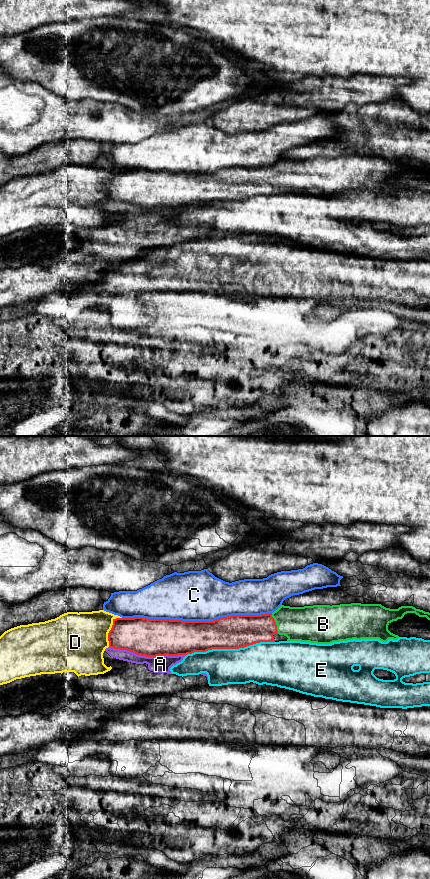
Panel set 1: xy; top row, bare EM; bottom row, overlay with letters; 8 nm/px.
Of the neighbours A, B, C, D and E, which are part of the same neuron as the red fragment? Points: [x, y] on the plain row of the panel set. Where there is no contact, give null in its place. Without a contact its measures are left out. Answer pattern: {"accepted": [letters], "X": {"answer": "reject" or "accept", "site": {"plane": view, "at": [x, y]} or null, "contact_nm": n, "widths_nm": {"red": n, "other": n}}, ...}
{"accepted": ["B"], "A": {"answer": "reject", "site": {"plane": "xy", "at": [147, 208]}, "contact_nm": 600, "widths_nm": {"red": 300, "other": 140}}, "B": {"answer": "accept", "site": {"plane": "xy", "at": [275, 175]}, "contact_nm": 180, "widths_nm": {"red": 260, "other": 280}}, "C": {"answer": "reject", "site": {"plane": "xy", "at": [196, 173]}, "contact_nm": 1200, "widths_nm": {"red": 280, "other": 400}}, "D": {"answer": "reject", "site": {"plane": "xy", "at": [111, 181]}, "contact_nm": 260, "widths_nm": {"red": 300, "other": 400}}, "E": {"answer": "reject", "site": {"plane": "xy", "at": [230, 200]}, "contact_nm": 700, "widths_nm": {"red": 280, "other": 320}}}

